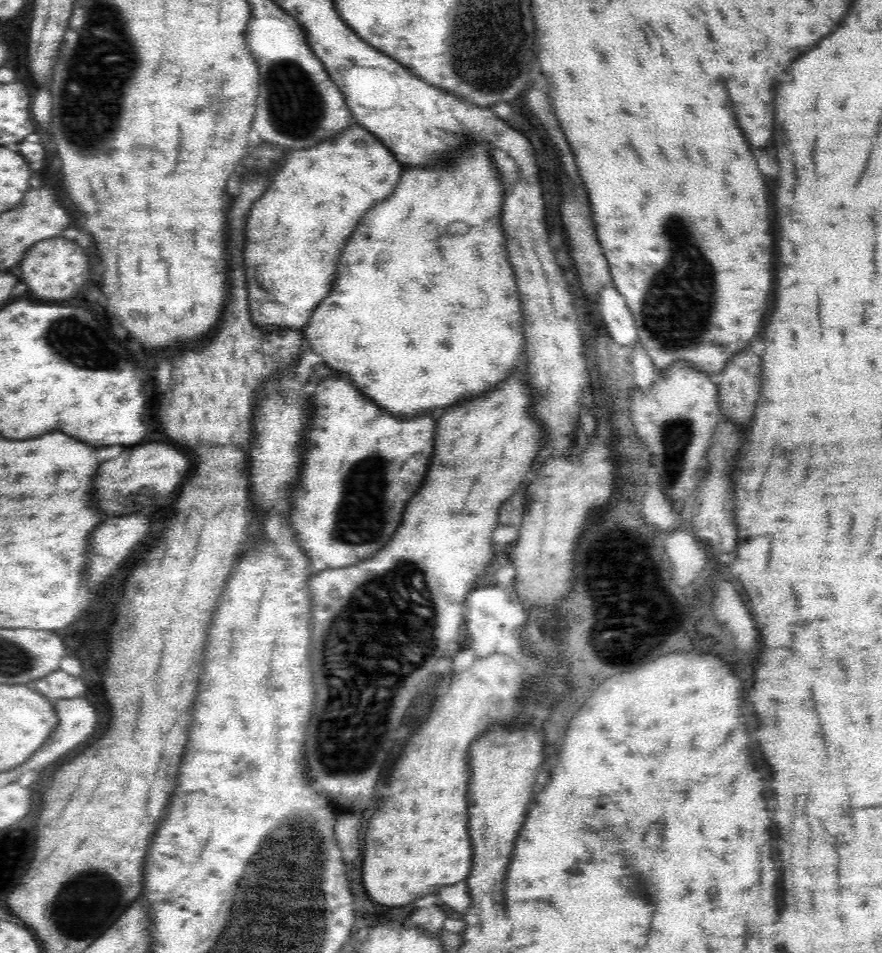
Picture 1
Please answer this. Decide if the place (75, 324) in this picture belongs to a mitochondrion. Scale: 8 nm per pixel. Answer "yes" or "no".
yes

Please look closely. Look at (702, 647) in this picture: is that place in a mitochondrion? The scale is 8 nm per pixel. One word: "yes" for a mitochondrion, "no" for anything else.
no

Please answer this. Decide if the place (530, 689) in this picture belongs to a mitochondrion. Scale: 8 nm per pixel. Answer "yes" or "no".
yes

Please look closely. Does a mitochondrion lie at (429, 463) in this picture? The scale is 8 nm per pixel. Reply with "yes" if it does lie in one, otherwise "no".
no

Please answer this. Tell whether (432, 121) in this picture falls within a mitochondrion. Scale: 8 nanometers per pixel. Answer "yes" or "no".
no

